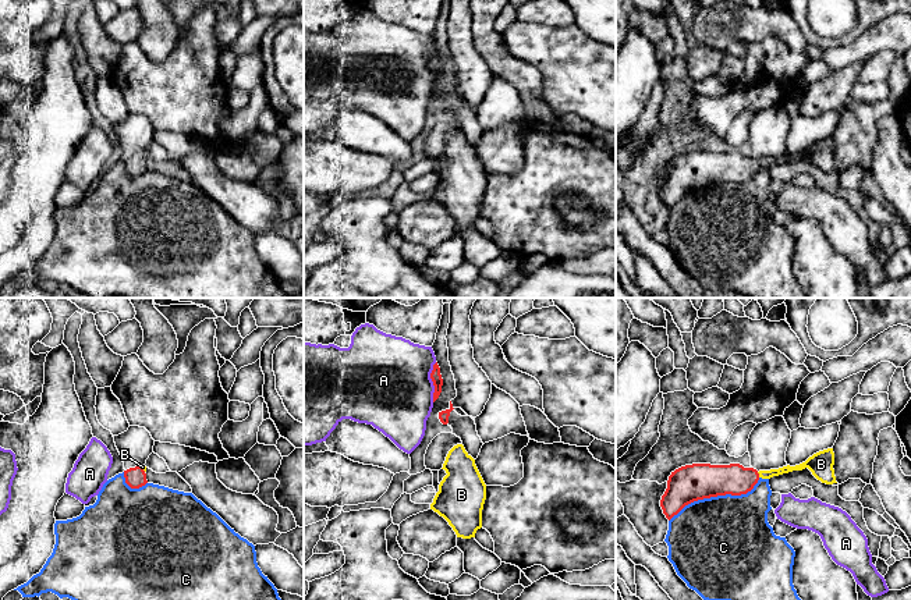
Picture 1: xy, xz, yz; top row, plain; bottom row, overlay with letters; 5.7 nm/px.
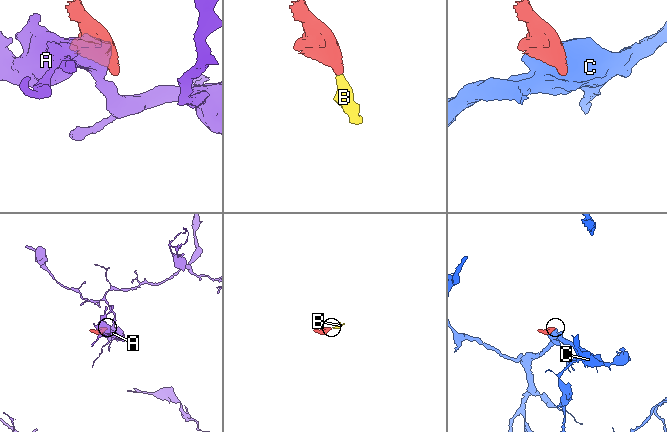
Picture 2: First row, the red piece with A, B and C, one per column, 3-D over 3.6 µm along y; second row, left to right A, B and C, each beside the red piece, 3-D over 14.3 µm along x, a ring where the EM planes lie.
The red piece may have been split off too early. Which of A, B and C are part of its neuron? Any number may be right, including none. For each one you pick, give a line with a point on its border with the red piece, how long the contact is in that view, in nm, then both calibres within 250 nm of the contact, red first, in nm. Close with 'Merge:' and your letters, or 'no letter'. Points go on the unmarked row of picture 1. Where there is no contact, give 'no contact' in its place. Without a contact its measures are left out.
B: yz (758, 163) | 40 nm | 180/50 nm
Merge: B

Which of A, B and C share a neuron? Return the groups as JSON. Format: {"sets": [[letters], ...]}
{"sets": [["A"], ["B"], ["C"]]}

